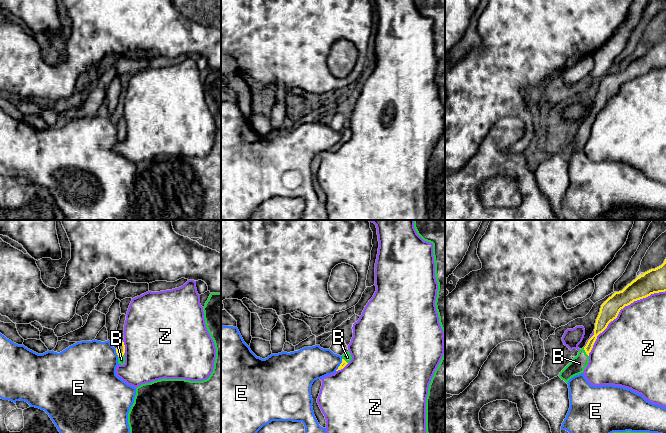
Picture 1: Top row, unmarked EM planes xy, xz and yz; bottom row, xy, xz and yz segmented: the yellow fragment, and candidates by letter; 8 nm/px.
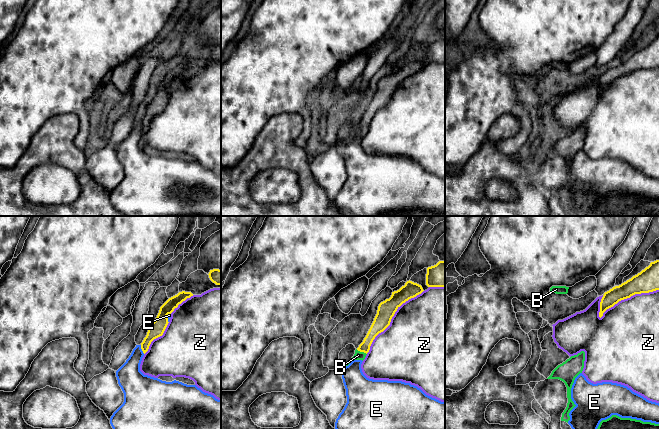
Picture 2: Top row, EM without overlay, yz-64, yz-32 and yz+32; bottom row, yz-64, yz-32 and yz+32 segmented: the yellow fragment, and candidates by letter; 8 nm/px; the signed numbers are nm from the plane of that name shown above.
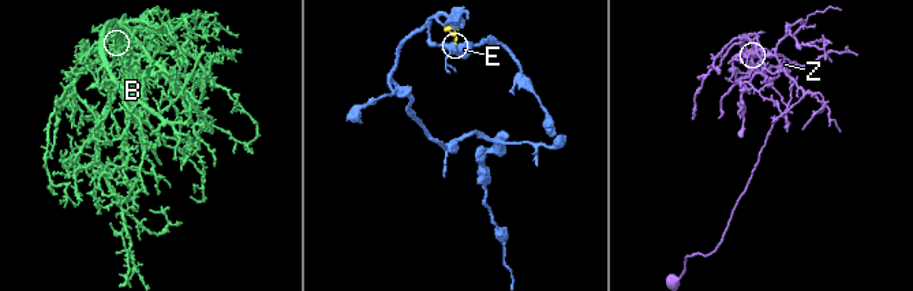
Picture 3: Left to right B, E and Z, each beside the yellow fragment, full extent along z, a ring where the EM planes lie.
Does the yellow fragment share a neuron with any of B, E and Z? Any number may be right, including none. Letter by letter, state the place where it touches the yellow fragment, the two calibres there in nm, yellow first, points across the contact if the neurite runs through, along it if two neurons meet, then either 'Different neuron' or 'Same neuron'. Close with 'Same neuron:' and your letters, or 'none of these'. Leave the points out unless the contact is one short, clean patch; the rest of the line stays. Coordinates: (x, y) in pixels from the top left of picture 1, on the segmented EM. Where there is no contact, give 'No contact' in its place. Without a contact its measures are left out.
B: Touches yellow at yz (585, 351). Thickness 90 nm (yellow) against 120 nm. Path across: yz (600, 325), (585, 351), (579, 363). Same neuron
E: Touches yellow at xy (116, 352). Thickness 80 nm (yellow) against 440 nm. Boundary: xy (115, 349), (118, 356). Different neuron
Z: Touches yellow at yz (619, 311). Thickness 170 nm (yellow) against 460 nm. Different neuron
Same neuron: B

